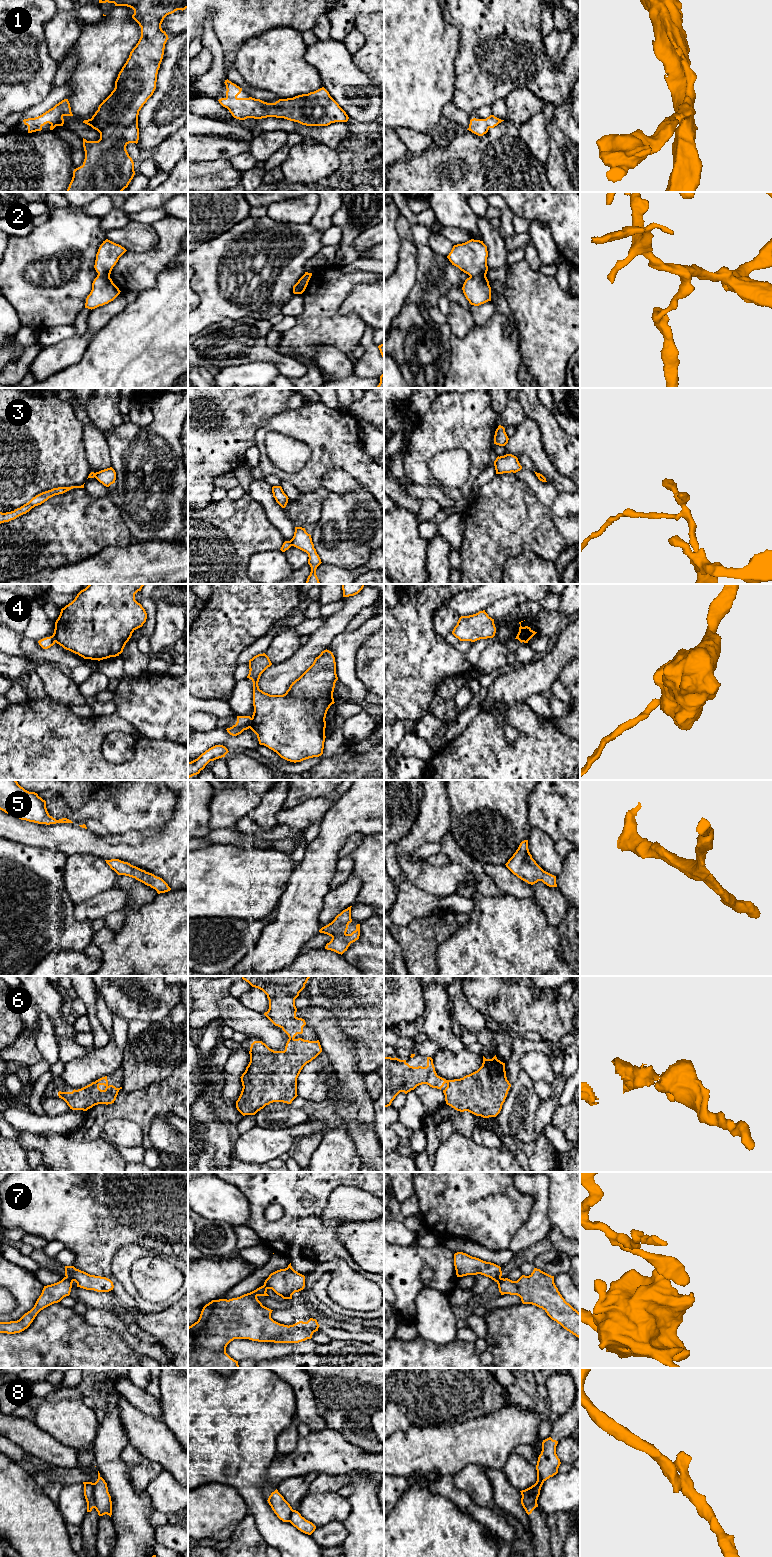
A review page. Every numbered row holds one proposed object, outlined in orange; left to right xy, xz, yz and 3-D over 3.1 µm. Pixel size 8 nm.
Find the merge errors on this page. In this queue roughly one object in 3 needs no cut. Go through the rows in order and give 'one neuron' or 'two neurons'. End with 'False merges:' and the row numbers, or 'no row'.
1: one neuron
2: two neurons
3: two neurons
4: two neurons
5: one neuron
6: one neuron
7: two neurons
8: two neurons
False merges: 2, 3, 4, 7, 8

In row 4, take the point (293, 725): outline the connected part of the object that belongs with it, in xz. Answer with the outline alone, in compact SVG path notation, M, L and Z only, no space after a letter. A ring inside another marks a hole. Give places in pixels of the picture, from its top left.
M324 650L315 658L313 664L292 684L283 695L270 695L259 689L261 674L272 665L269 657L263 653L249 660L247 678L253 682L254 712L250 729L257 735L260 745L276 752L290 762L319 757L323 754L325 742L326 714L334 704L333 692L338 680L336 662L333 653Z

